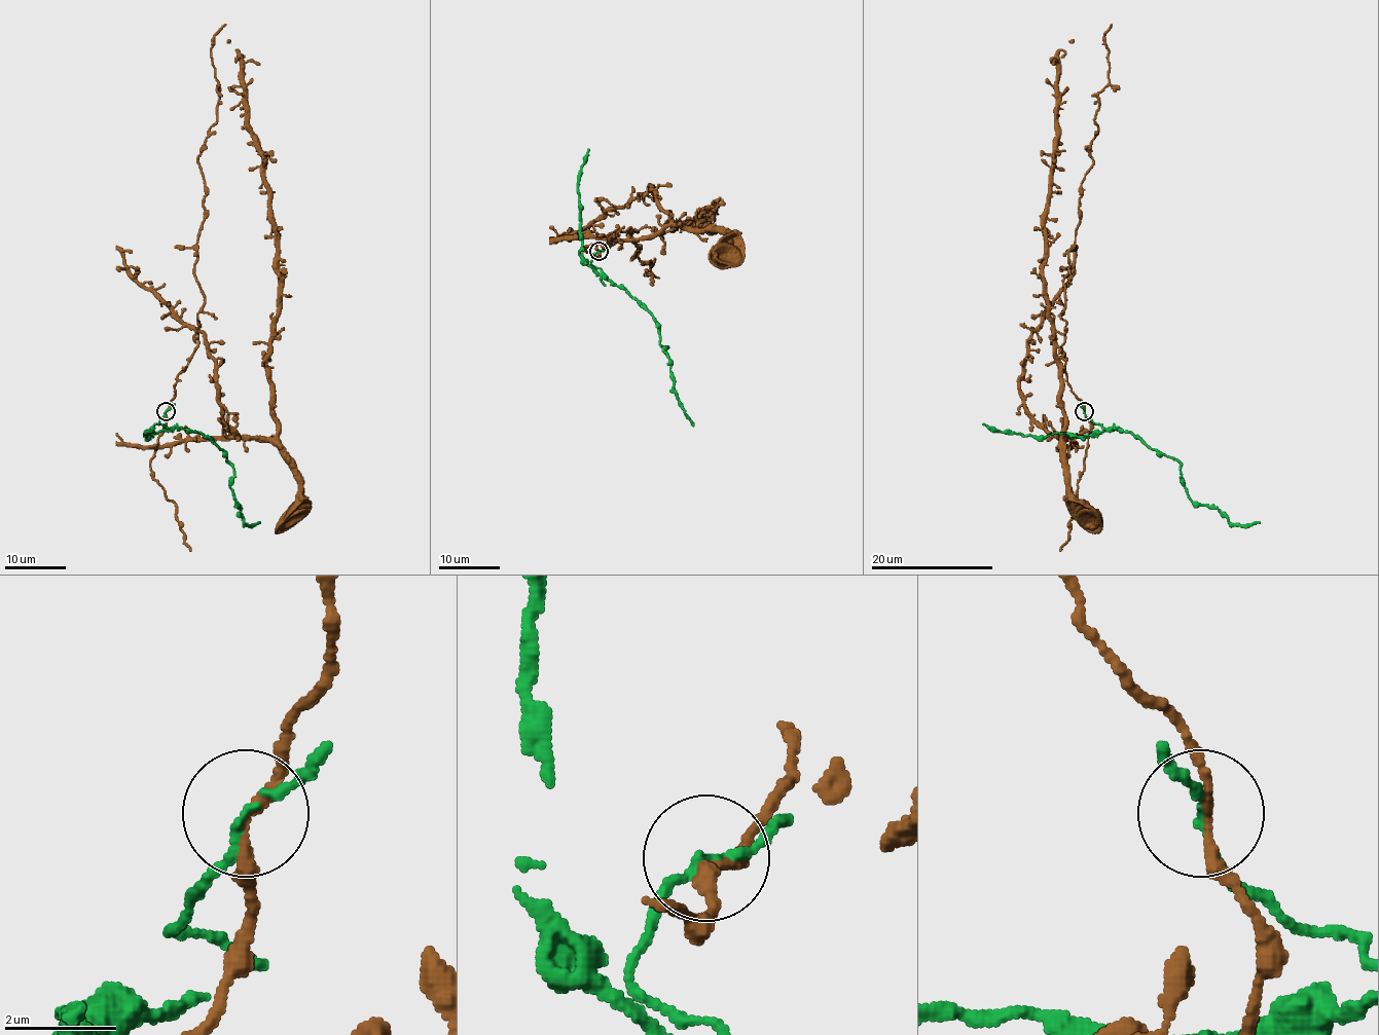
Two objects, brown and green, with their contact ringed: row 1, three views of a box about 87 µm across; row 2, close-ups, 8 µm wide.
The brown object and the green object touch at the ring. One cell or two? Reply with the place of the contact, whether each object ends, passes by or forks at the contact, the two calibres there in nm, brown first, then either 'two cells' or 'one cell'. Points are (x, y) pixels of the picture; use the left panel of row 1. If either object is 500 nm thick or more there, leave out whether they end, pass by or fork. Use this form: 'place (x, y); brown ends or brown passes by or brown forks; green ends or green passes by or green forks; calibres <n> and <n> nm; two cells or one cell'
place (166, 411); brown passes by; green passes by; calibres 180 and 130 nm; two cells

